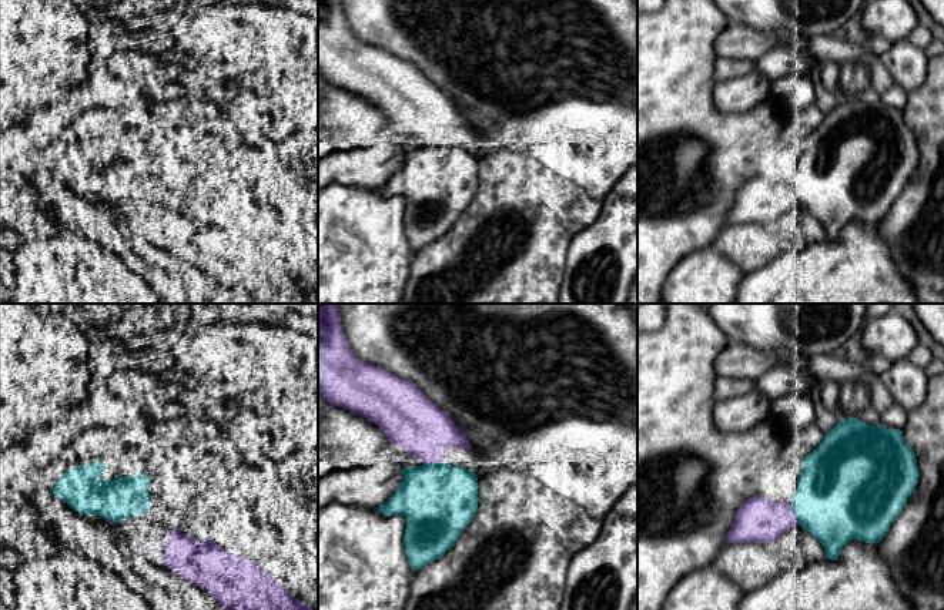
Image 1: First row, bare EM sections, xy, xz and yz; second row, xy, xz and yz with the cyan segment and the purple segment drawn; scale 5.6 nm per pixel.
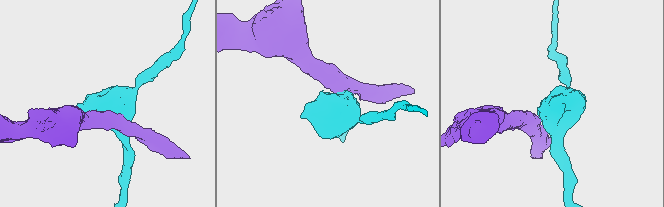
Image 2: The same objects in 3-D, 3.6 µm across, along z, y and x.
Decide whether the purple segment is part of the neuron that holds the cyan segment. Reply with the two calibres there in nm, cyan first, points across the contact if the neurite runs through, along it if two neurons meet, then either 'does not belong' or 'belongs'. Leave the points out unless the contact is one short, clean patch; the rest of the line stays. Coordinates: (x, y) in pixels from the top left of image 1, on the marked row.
420 nm thick on the cyan side, 300 nm on the other; belongs

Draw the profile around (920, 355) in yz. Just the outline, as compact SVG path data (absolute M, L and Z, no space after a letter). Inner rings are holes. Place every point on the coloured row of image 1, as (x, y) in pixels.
M918 343L907 356L914 365L921 366L921 368L927 368L931 361L934 359L931 351L923 345Z

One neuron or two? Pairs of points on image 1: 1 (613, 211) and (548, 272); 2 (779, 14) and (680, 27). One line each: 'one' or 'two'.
1: two
2: two

